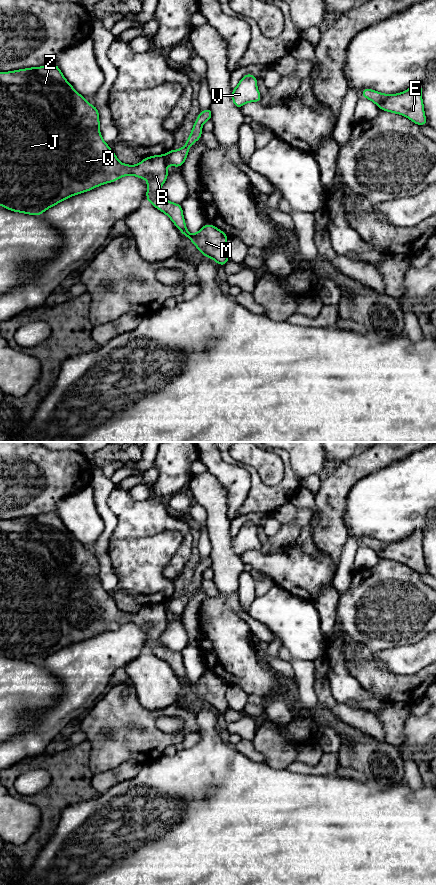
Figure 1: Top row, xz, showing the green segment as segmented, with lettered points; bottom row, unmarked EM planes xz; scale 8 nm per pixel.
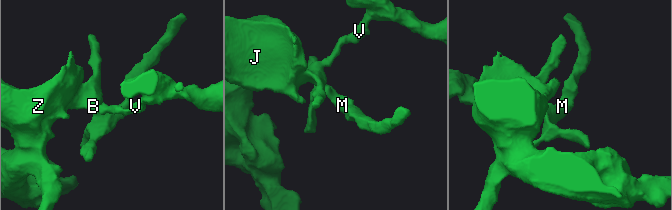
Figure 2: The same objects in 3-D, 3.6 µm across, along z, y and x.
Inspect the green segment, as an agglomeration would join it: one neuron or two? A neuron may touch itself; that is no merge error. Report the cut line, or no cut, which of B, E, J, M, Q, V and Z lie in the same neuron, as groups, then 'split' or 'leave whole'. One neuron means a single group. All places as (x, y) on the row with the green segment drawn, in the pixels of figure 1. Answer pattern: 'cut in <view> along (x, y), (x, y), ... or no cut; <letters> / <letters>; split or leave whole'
cut in xz along (162, 155), (166, 165); B J M Q Z / E V; split

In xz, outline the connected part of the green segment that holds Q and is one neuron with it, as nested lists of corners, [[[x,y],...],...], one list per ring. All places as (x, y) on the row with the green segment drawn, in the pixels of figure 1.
[[[57,64],[0,72],[0,205],[14,212],[39,216],[71,196],[114,182],[123,176],[134,175],[148,180],[147,202],[165,213],[203,256],[213,259],[220,266],[225,265],[229,261],[226,252],[228,236],[211,224],[205,224],[196,234],[190,234],[181,204],[172,203],[160,194],[160,188],[168,177],[163,155],[146,157],[137,165],[123,164],[102,139],[99,123],[98,109],[72,87]]]

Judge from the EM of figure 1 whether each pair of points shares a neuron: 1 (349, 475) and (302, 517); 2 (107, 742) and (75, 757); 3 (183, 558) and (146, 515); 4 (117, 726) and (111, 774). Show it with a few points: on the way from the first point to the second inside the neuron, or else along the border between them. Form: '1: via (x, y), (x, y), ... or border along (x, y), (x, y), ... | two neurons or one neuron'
1: border along (311, 522), (308, 525) | two neurons
2: border along (87, 739), (90, 743), (89, 769), (92, 773) | two neurons
3: via (185, 542), (185, 533), (176, 524), (162, 520) | one neuron
4: border along (134, 760), (125, 760), (116, 766), (93, 774) | two neurons

